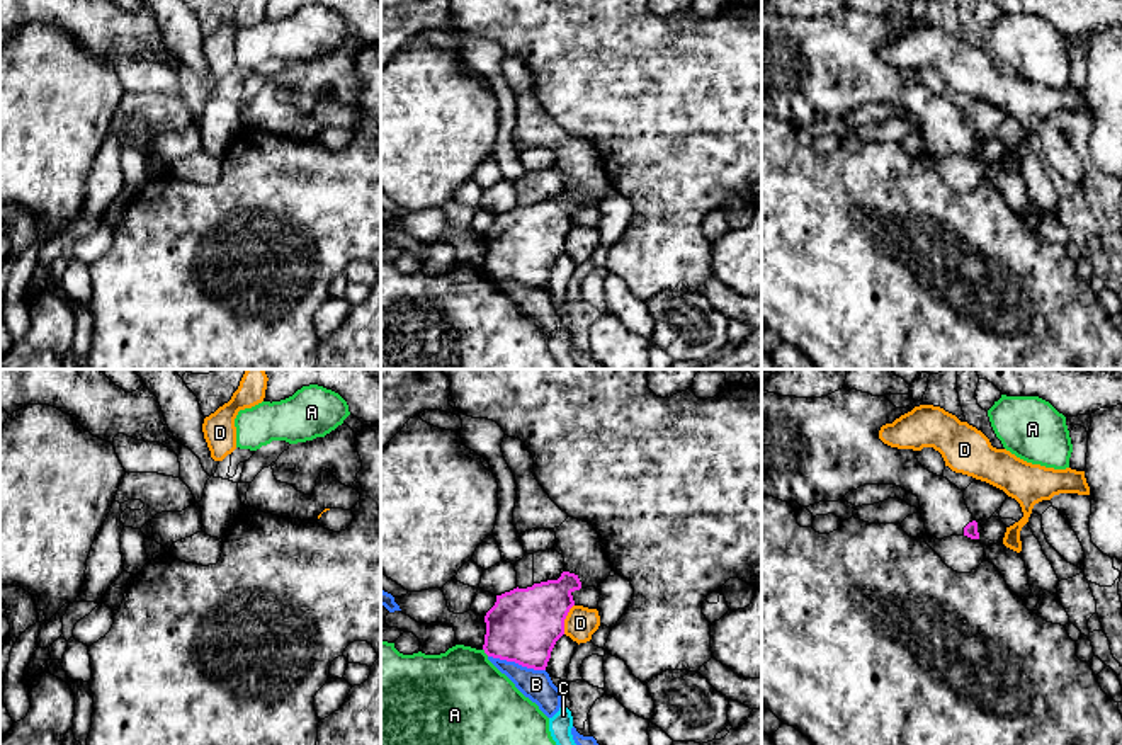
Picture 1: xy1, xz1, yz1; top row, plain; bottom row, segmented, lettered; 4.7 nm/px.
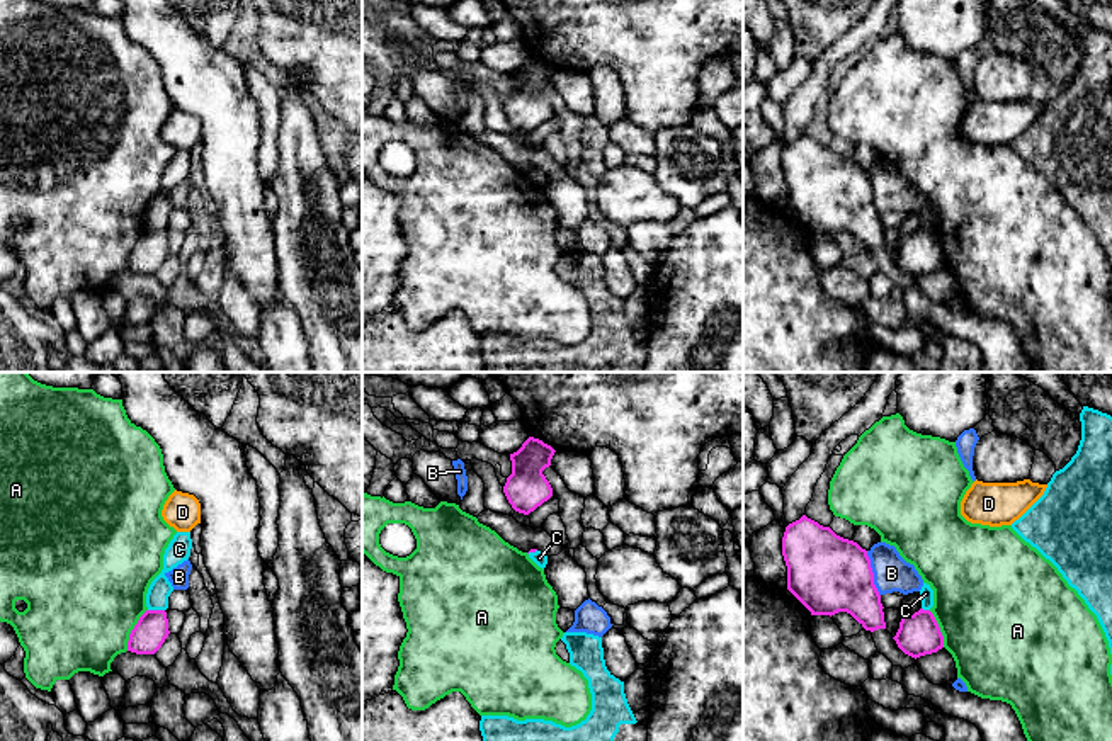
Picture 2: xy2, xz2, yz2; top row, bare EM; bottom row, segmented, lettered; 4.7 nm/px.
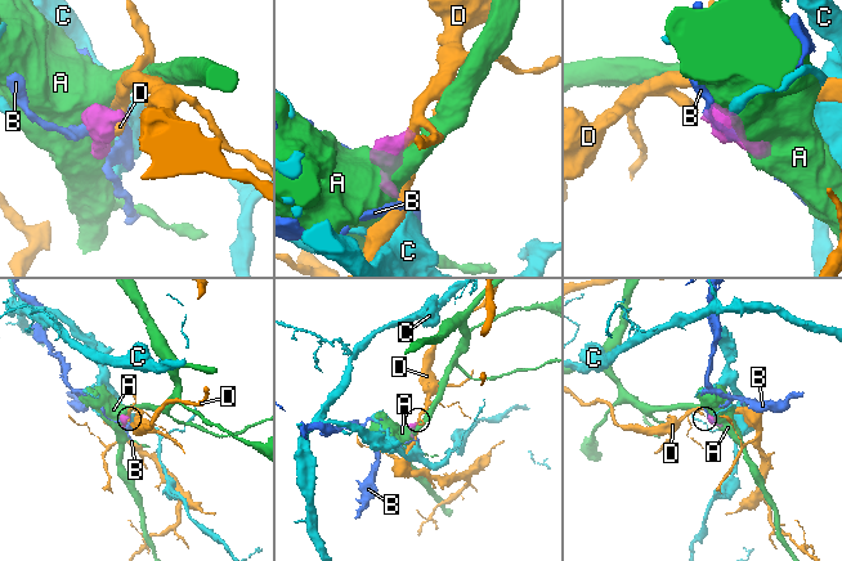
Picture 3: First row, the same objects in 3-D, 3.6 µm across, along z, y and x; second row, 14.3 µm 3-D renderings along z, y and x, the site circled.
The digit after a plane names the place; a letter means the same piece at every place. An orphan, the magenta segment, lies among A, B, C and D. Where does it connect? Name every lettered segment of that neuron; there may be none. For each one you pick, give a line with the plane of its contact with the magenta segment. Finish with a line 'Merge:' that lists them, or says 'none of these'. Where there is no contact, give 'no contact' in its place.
Merge: none of these

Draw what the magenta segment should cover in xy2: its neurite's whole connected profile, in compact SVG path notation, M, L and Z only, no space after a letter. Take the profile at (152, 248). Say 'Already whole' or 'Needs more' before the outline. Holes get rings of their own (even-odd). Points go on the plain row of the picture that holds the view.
Already whole. M146 229L129 253L128 270L136 274L155 274L168 253L167 231Z

